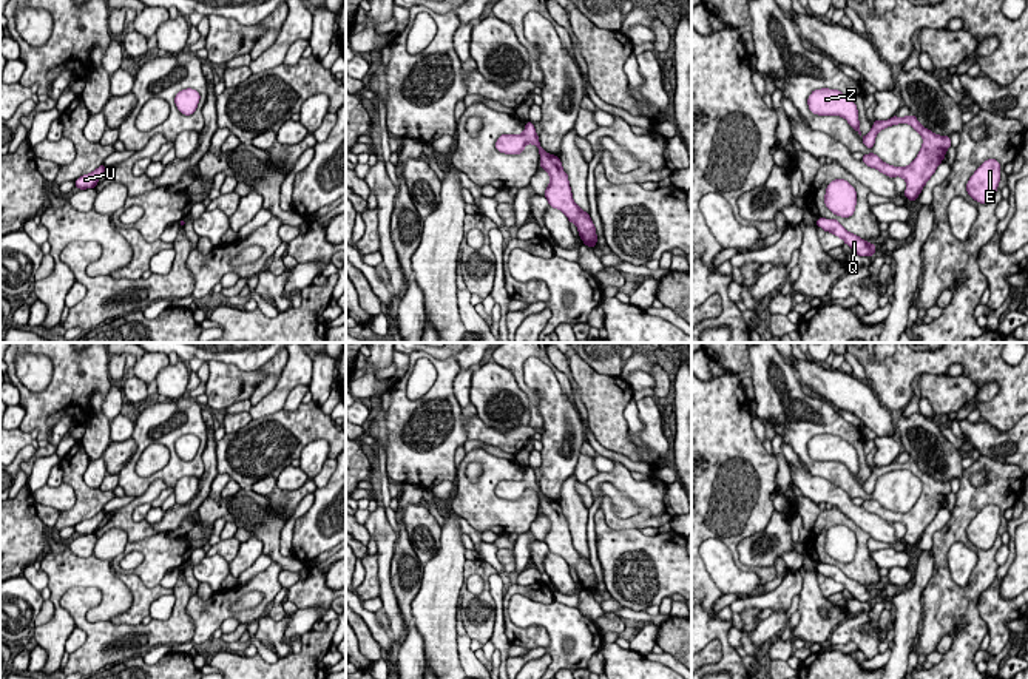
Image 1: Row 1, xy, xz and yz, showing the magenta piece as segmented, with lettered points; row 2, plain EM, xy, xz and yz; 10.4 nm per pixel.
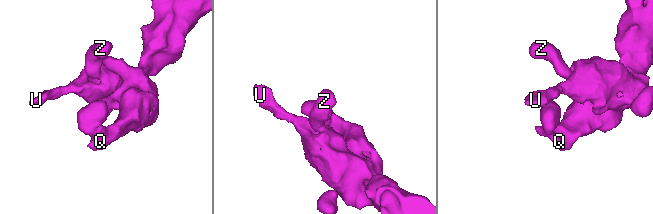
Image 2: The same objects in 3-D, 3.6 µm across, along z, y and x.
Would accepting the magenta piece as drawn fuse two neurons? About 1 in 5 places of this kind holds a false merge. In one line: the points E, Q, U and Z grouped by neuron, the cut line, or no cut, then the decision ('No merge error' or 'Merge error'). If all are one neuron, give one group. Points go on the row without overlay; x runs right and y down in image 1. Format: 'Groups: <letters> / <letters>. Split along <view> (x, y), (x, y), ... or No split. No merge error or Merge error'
Groups: E Q U Z. No split. No merge error

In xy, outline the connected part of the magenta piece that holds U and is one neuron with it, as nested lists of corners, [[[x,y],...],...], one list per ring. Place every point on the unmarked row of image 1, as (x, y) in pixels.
[[[100,511],[94,517],[80,522],[76,526],[76,532],[80,535],[94,534],[97,531],[99,525],[102,523],[103,517],[105,517],[105,511]]]

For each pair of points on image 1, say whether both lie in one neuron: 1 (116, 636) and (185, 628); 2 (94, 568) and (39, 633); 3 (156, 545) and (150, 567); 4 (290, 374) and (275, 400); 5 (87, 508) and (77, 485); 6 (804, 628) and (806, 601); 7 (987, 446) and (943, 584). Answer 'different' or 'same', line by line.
1: same
2: same
3: same
4: same
5: same
6: same
7: different

